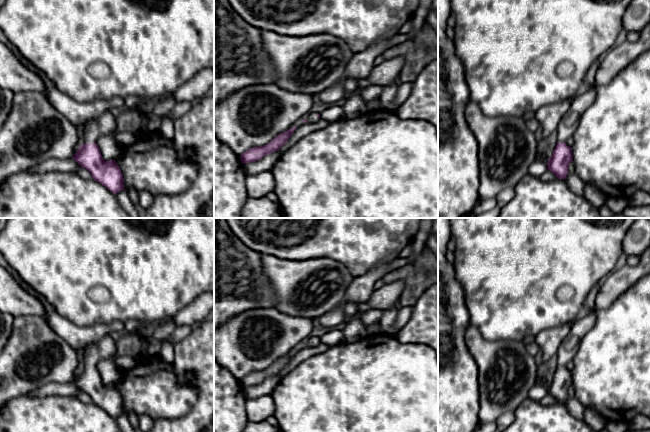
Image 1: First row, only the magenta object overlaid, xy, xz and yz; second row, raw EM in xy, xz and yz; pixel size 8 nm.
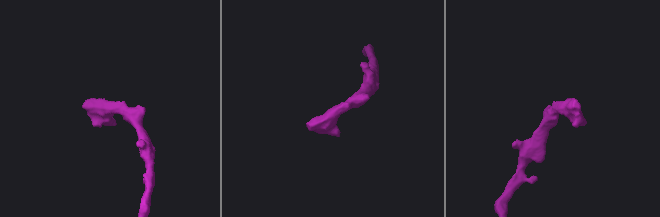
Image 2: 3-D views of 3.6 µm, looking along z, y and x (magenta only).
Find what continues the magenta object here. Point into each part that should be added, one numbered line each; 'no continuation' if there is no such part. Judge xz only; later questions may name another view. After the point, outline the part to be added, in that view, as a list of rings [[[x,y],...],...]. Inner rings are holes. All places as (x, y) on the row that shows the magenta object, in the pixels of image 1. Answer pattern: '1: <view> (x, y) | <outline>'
1: xz (312, 117) | [[[309,113],[309,115],[305,117],[305,119],[308,123],[314,123],[317,122],[320,119],[320,117],[318,117],[316,113]]]

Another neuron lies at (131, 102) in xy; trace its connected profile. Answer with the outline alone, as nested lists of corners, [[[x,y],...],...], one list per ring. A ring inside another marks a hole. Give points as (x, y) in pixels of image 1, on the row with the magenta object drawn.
[[[127,96],[124,99],[125,109],[137,109],[139,107],[150,107],[151,102],[137,96]]]

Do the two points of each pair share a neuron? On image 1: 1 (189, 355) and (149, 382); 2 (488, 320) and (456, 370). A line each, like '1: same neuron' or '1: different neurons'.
1: different neurons
2: different neurons

